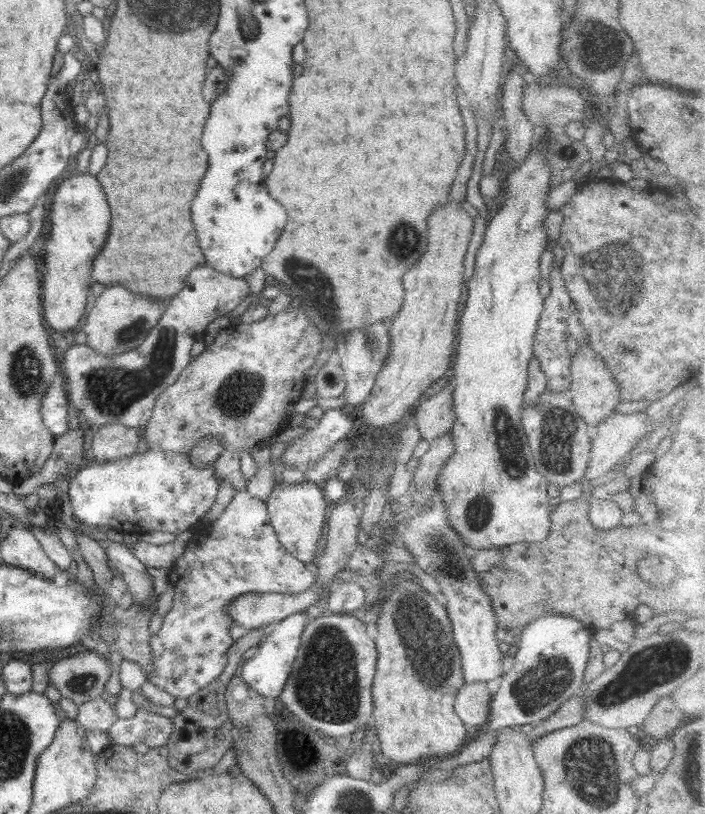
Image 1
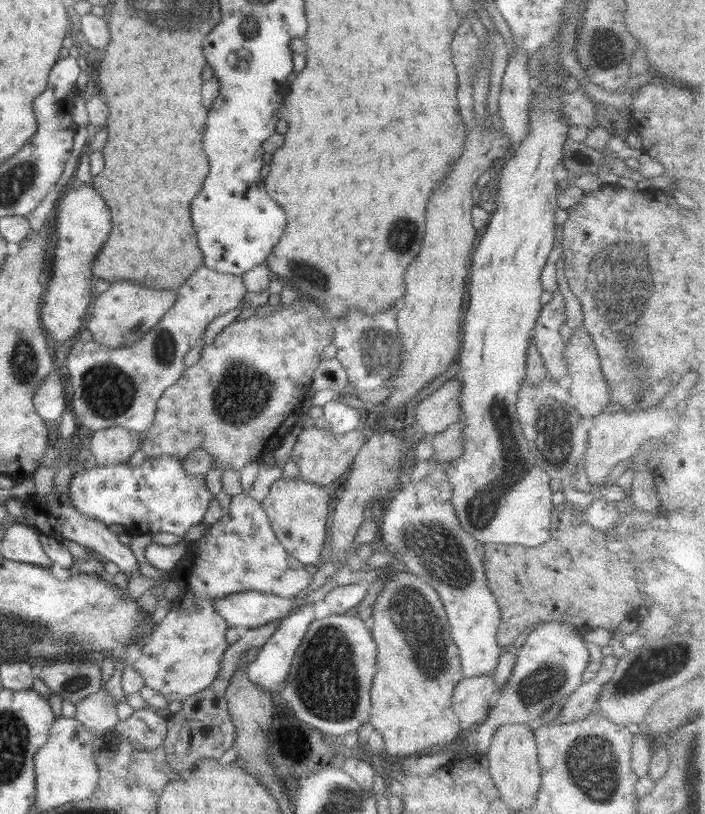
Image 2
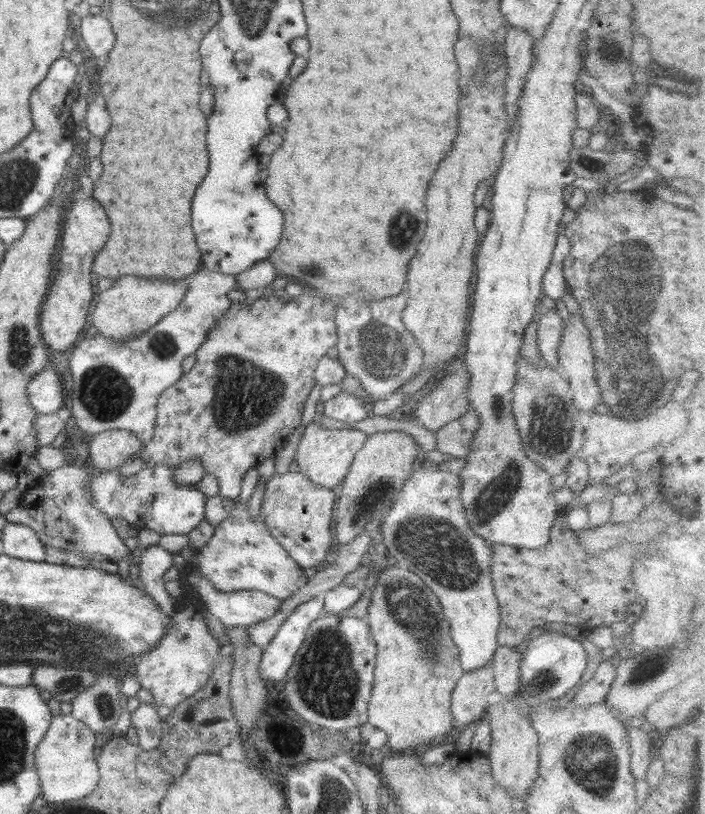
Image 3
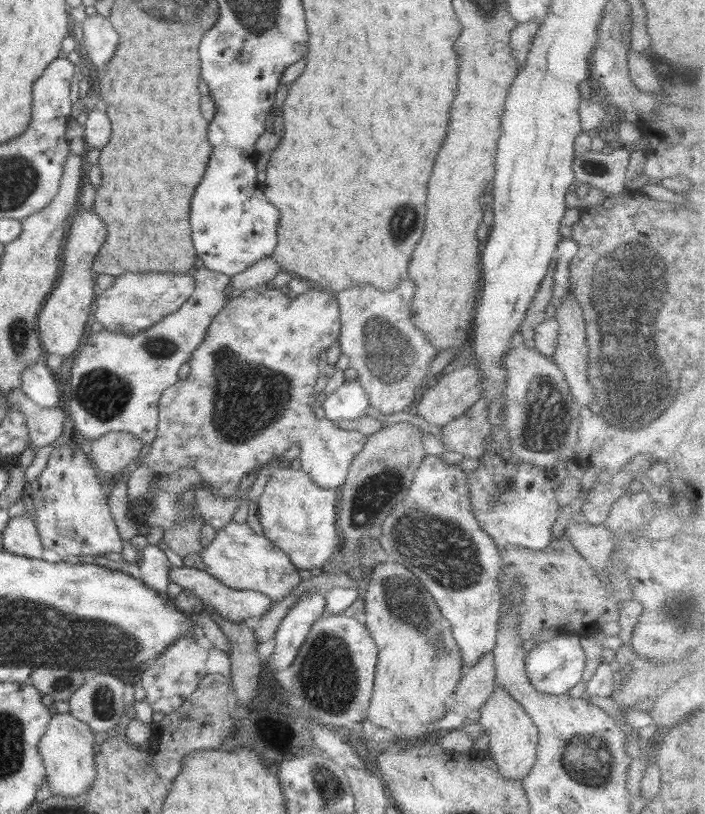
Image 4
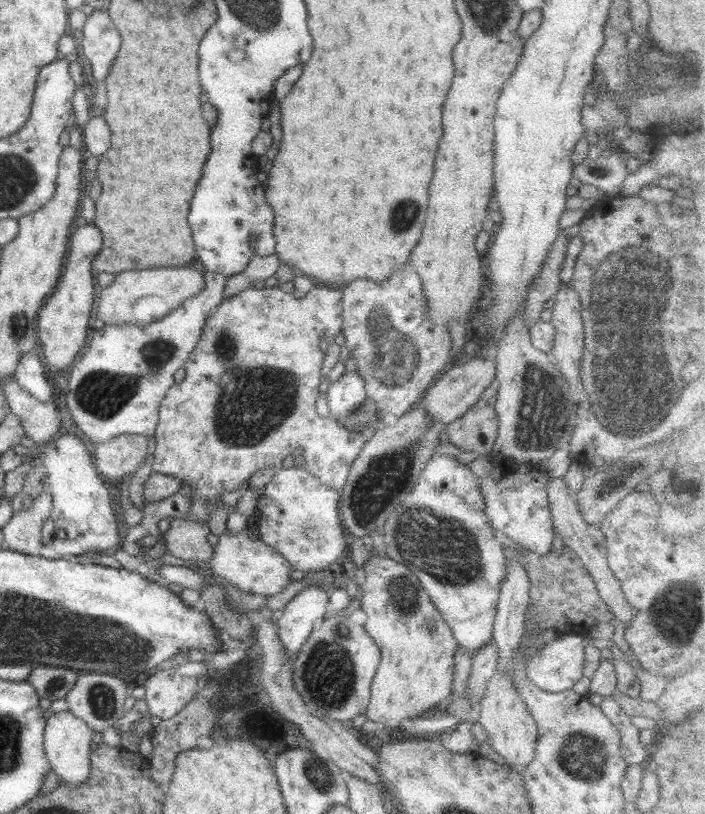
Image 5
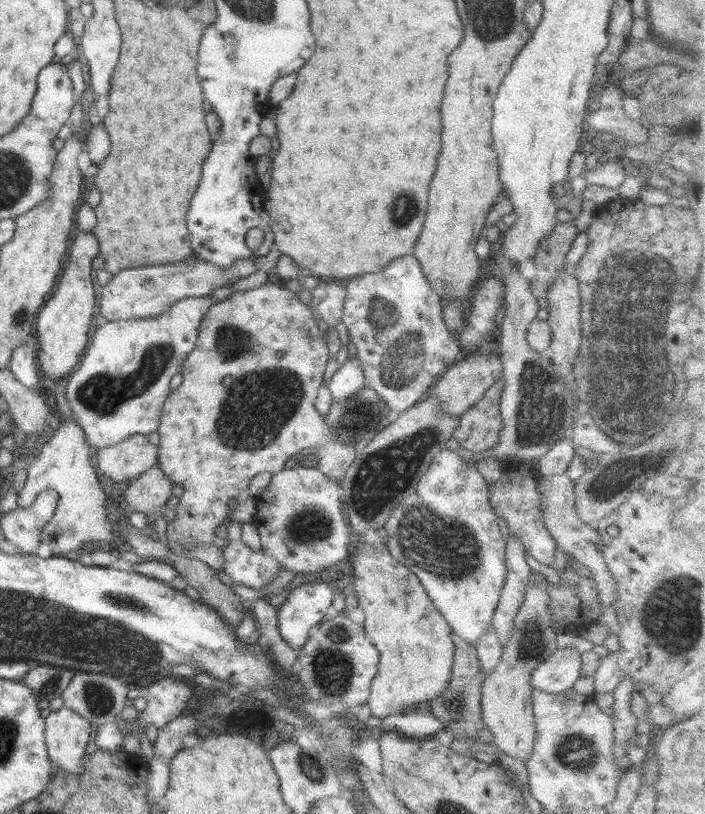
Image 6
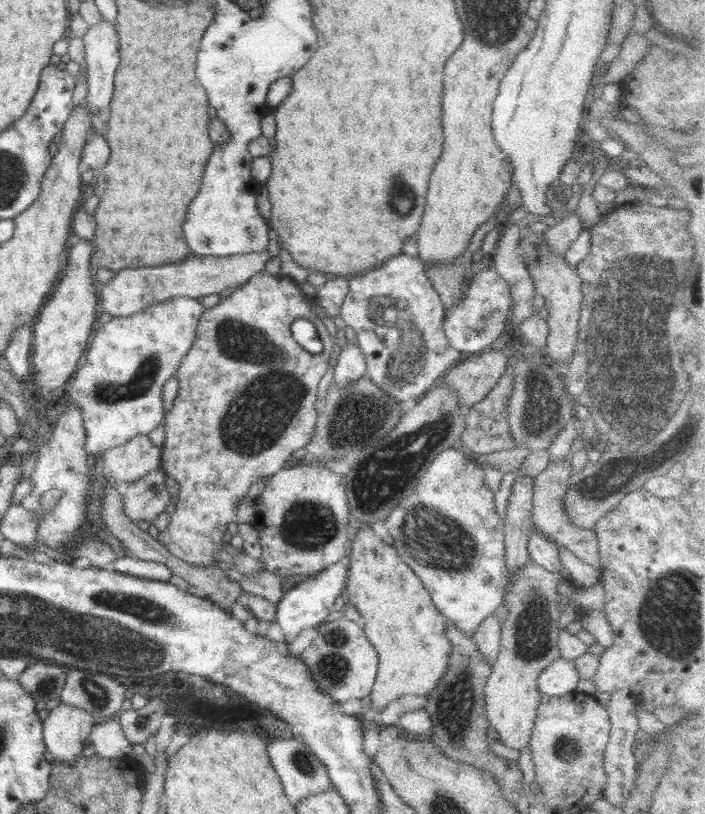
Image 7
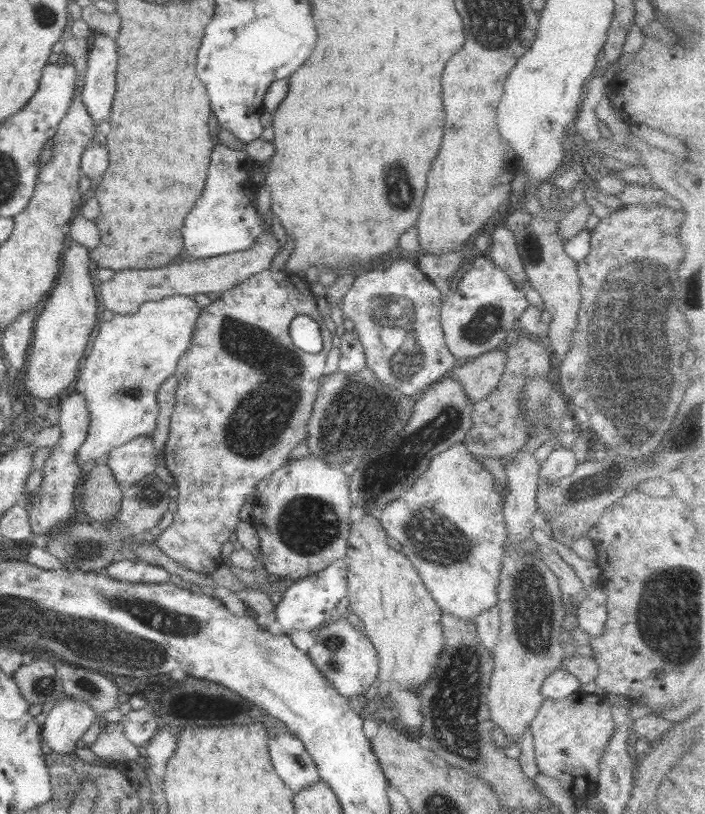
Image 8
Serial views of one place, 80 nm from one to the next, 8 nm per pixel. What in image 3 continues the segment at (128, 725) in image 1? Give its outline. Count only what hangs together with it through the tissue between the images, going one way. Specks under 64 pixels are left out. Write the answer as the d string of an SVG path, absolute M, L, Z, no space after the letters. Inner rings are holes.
M140 703L131 714L131 725L136 728L139 745L144 750L154 750L161 743L161 720L157 708L146 703Z

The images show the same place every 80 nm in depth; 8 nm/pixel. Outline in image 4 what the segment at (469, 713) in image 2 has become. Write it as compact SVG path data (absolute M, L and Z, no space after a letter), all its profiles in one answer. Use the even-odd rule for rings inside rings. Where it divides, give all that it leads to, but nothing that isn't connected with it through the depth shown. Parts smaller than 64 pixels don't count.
M493 651L487 652L478 662L466 667L455 690L456 704L451 711L460 715L465 723L467 714L472 710L479 710L483 702L488 700L495 686Z

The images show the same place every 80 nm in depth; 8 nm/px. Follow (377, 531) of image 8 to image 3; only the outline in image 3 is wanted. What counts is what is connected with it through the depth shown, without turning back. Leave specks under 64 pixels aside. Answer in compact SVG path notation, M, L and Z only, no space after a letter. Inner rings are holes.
M391 562L378 574L366 618L376 646L382 648L376 654L376 680L369 698L368 722L374 725L376 730L386 732L392 751L422 750L450 740L459 730L452 726L452 693L465 672L461 670L459 648L451 637L448 619L434 592L414 572Z

